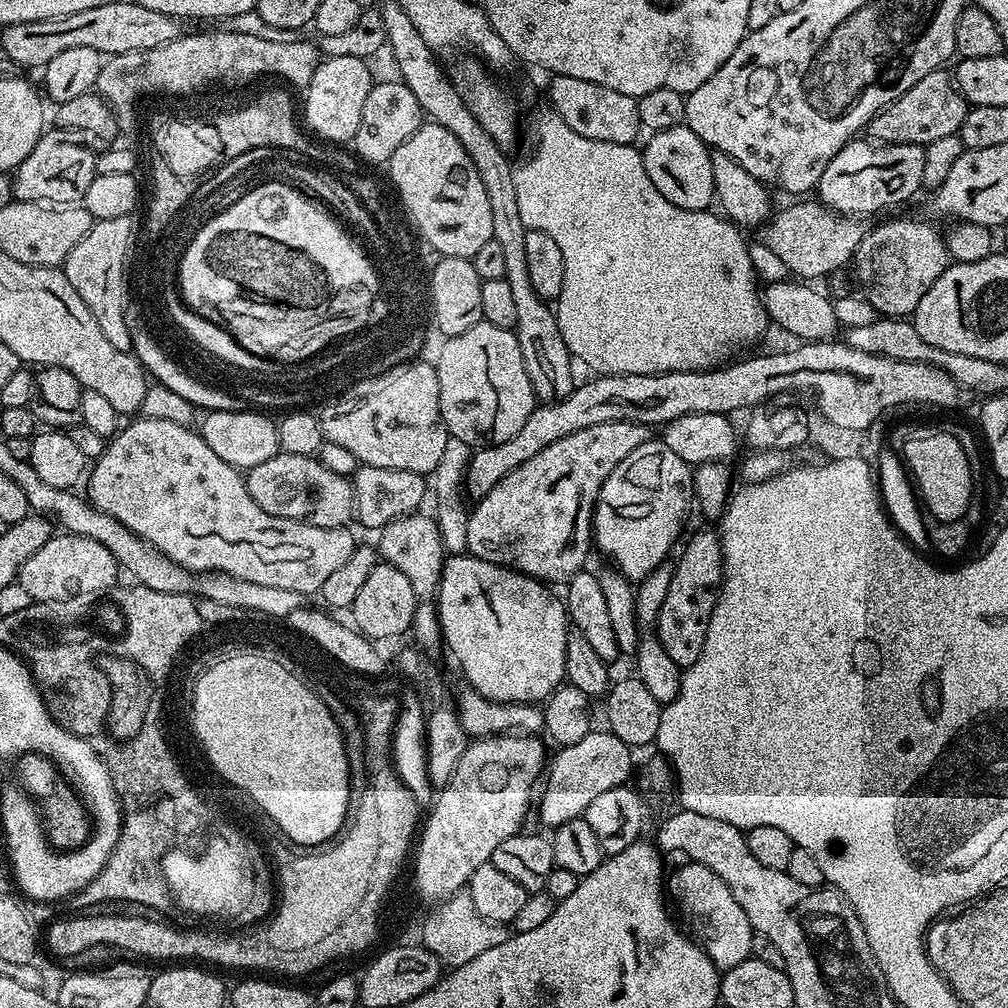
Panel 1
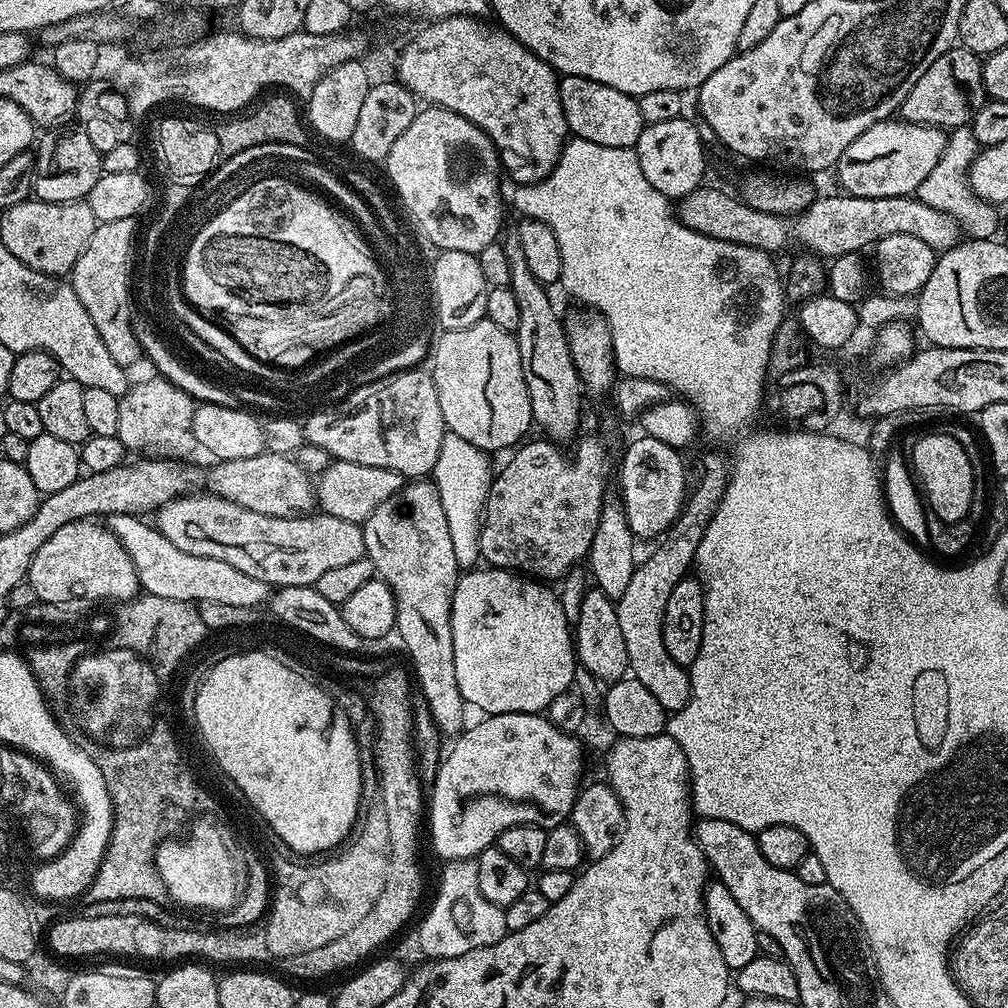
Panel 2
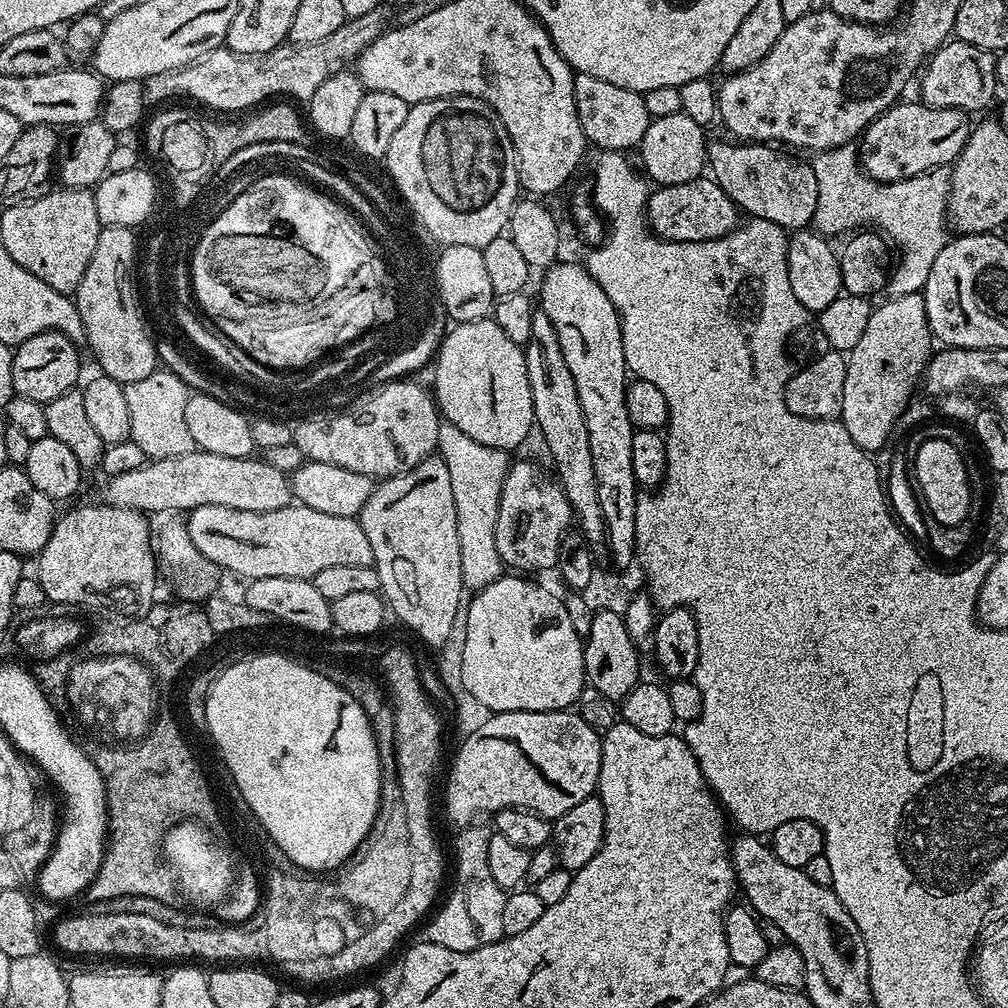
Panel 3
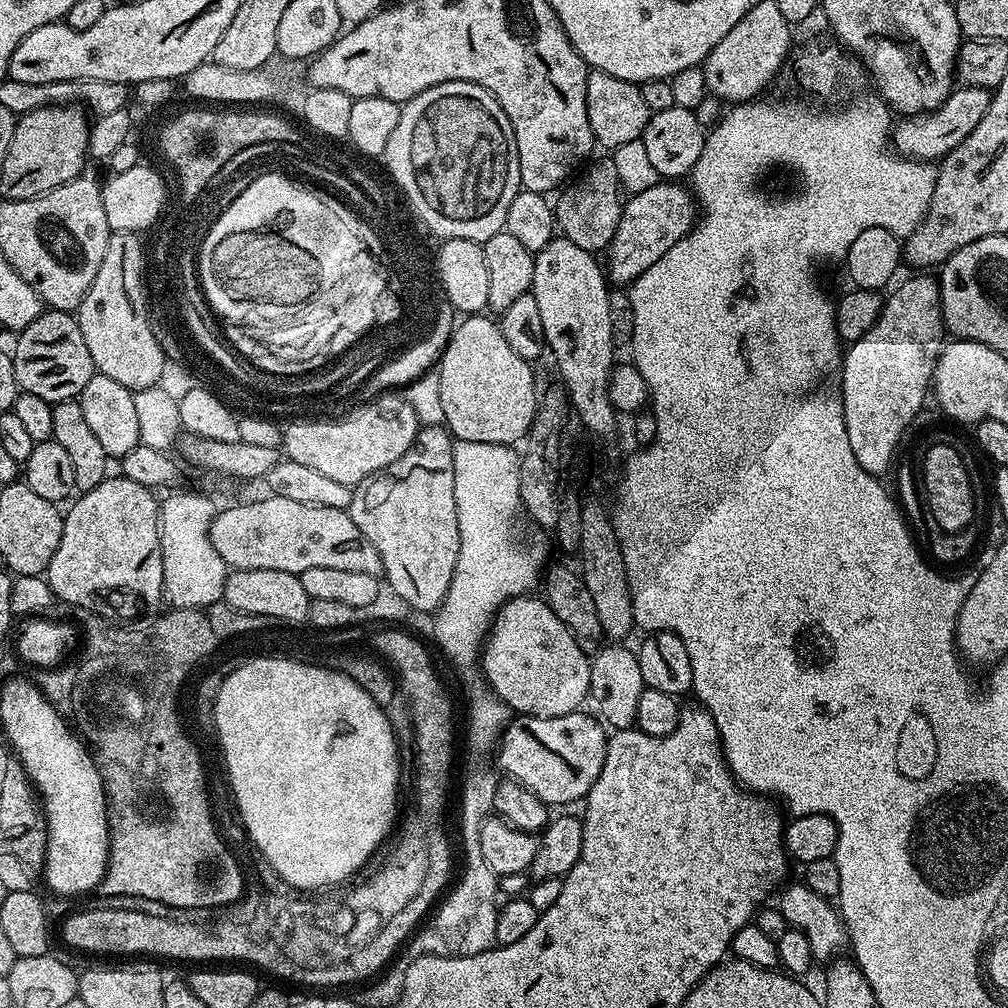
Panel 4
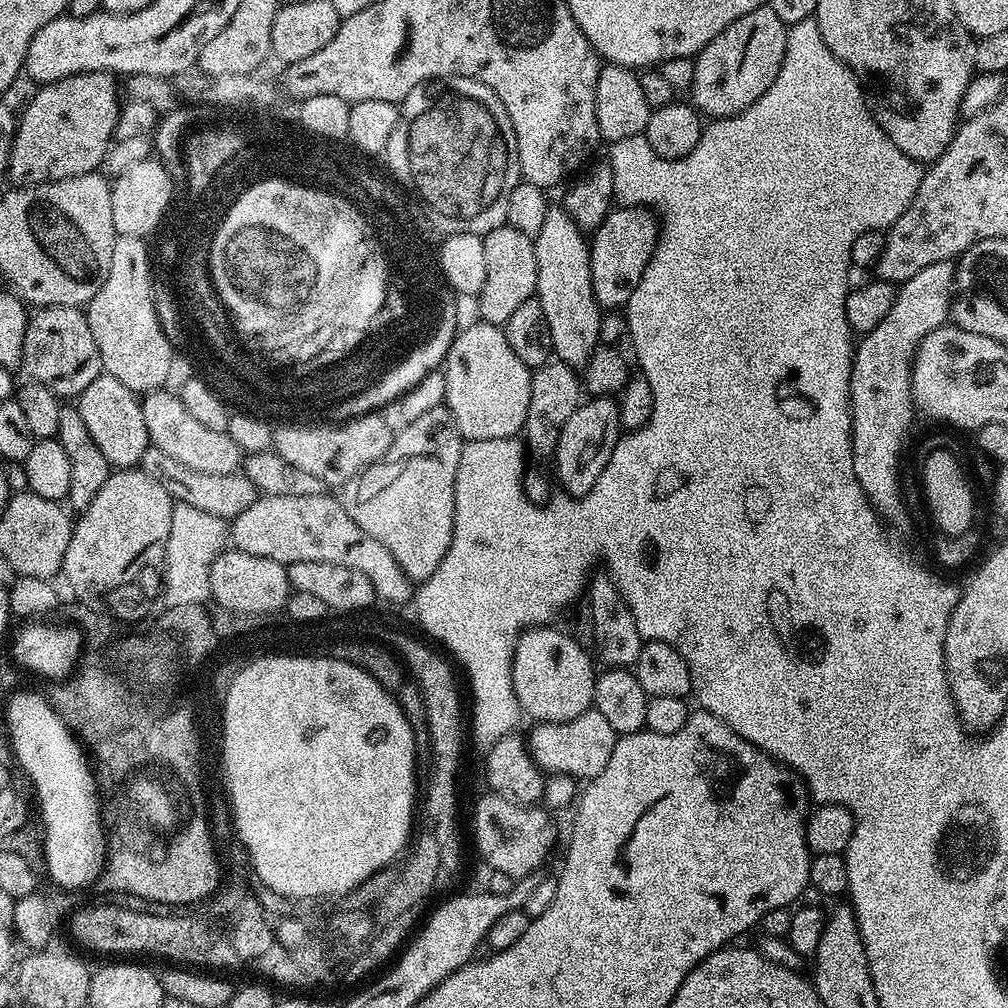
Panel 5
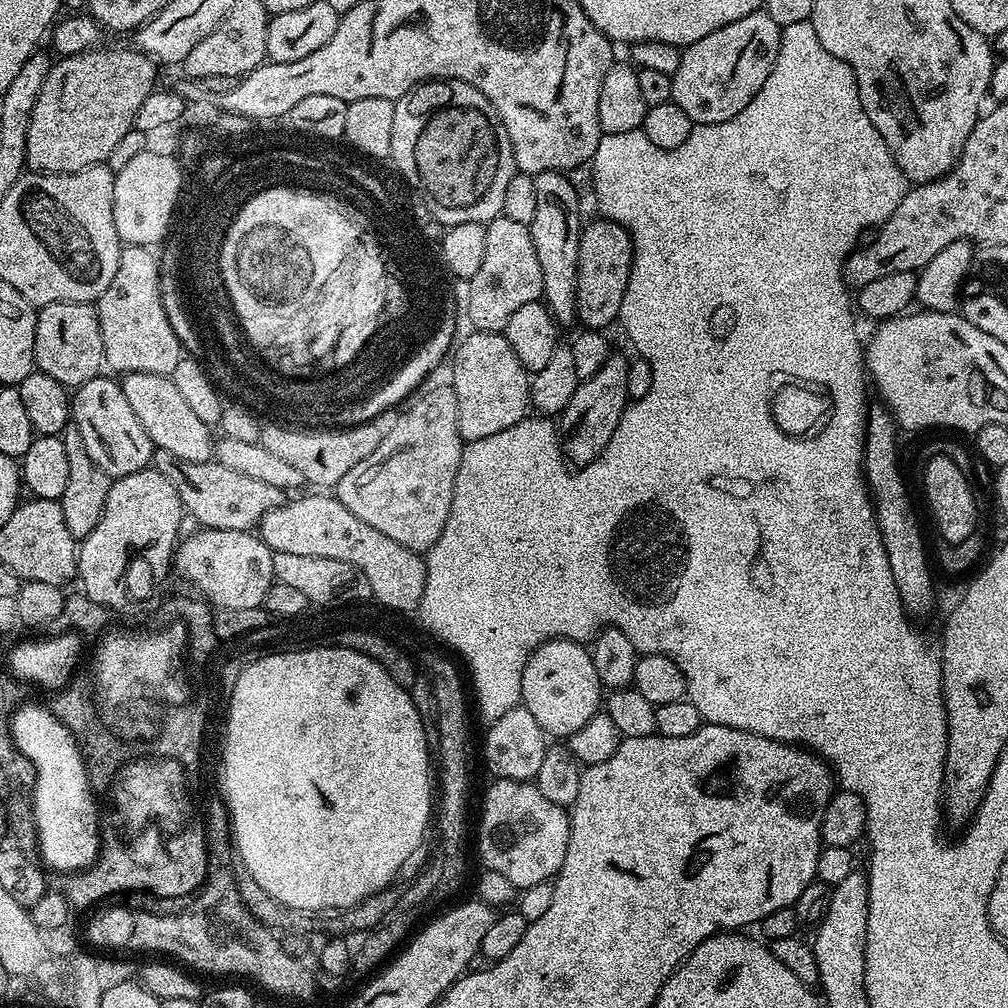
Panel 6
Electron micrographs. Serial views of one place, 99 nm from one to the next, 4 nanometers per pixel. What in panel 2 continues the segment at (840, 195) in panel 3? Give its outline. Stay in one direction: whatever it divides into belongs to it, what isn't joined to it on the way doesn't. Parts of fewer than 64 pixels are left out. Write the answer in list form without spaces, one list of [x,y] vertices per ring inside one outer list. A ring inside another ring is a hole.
[[[970,126],[951,129],[944,156],[938,166],[934,166],[930,174],[926,174],[926,182],[922,182],[918,198],[926,202],[926,206],[934,206],[934,210],[942,210],[954,217],[971,239],[990,240],[997,235],[996,231],[1000,228],[1000,216],[996,213],[999,211],[986,201],[979,200],[968,185],[968,171],[976,161],[979,151],[980,143],[974,138],[974,130]]]

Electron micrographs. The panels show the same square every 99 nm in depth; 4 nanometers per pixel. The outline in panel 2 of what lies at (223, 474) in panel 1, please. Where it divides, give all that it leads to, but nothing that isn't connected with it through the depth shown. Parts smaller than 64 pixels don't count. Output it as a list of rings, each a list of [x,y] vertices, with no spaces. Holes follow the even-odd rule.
[[[189,494],[179,500],[171,500],[155,513],[154,523],[162,534],[166,534],[166,538],[170,538],[170,542],[174,542],[174,546],[178,546],[178,550],[186,550],[186,554],[198,554],[202,558],[218,558],[222,562],[230,562],[234,570],[242,570],[242,574],[250,574],[250,578],[258,578],[269,586],[281,588],[314,586],[318,578],[326,574],[326,570],[358,562],[358,558],[366,555],[363,527],[354,522],[342,522],[342,518],[323,514],[274,518],[266,514],[254,514],[254,510],[246,510],[226,498],[211,494]]]

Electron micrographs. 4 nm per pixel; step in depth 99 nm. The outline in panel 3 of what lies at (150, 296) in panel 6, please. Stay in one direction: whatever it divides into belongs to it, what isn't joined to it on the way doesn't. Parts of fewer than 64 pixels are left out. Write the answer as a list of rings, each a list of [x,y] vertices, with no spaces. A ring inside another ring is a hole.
[[[101,227],[98,246],[94,246],[94,258],[90,258],[90,266],[86,266],[86,274],[82,274],[82,282],[78,282],[74,293],[84,327],[84,340],[100,367],[97,369],[123,385],[141,381],[158,368],[156,341],[142,315],[137,285],[132,285],[133,244],[127,228]]]

